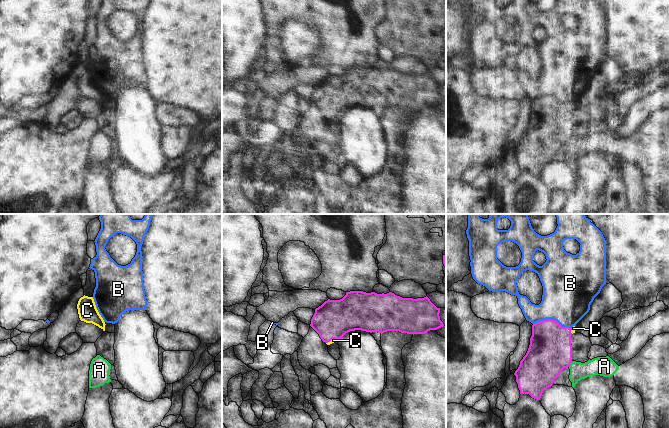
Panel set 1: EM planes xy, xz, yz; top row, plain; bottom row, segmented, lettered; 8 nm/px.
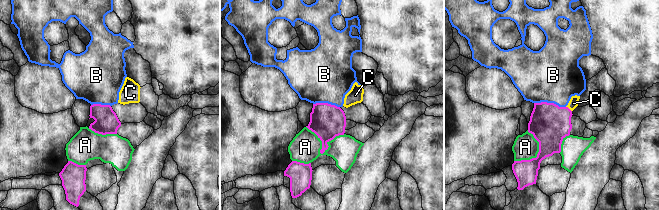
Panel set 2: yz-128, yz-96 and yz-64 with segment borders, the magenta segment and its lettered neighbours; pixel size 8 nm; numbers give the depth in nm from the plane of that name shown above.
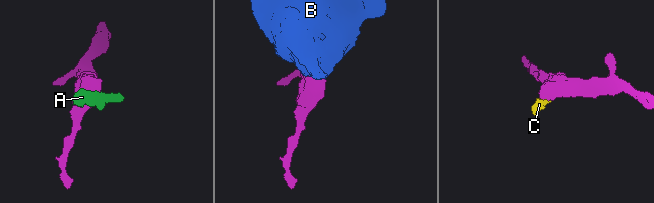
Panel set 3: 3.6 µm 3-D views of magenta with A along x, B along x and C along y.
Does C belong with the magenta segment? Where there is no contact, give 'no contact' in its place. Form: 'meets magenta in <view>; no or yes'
meets magenta in xz; yes

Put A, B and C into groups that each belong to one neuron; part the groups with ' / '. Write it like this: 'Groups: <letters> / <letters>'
Groups: A / B / C

